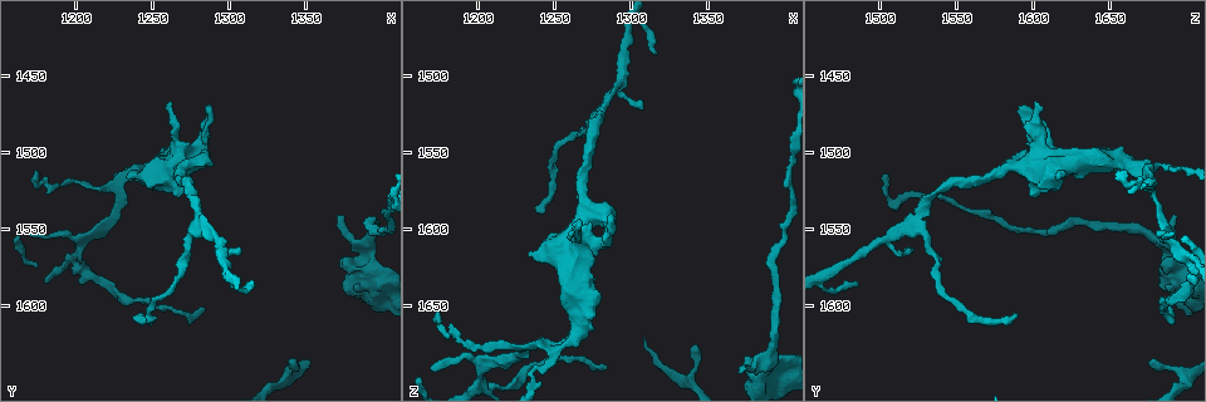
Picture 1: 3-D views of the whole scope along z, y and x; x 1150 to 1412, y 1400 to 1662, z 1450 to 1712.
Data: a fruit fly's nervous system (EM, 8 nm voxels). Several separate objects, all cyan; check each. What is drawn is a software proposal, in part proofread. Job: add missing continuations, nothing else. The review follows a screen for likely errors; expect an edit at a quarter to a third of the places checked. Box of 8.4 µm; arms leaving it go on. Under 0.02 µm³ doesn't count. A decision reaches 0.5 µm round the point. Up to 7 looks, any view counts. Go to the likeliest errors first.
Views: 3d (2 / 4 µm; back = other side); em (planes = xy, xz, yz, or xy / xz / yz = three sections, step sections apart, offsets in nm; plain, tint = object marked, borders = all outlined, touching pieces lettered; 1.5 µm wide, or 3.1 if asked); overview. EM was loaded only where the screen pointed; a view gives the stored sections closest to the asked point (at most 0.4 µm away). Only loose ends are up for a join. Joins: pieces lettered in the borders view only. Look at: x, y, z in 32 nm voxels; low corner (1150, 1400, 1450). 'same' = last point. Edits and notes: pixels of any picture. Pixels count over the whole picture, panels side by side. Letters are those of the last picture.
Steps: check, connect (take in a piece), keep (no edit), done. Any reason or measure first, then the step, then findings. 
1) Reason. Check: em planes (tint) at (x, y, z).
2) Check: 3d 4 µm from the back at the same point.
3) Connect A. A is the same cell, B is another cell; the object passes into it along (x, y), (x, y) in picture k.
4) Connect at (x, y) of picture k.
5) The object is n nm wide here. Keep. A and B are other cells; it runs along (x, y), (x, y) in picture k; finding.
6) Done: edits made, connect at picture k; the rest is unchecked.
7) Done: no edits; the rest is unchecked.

Branch stops here. Check: 3d 2 µm at (1168, 1554, 1692).

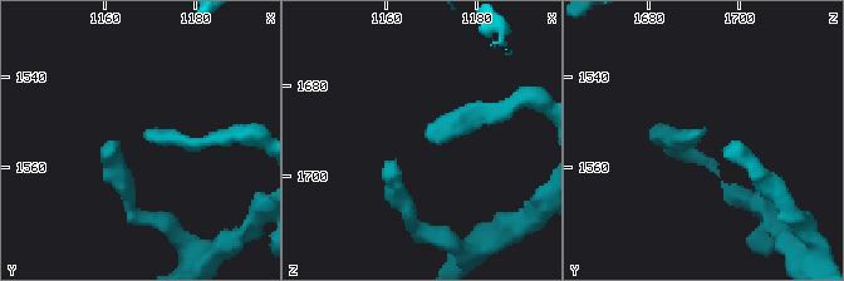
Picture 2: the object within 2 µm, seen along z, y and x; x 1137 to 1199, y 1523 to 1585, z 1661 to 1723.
Check: em xy step 8 (borders) at (1169, 1553, 1691).

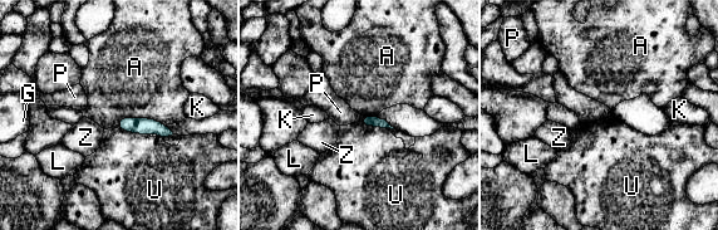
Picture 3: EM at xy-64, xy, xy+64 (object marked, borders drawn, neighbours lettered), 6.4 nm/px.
Check: em yz step 8 (borders) at the same point.

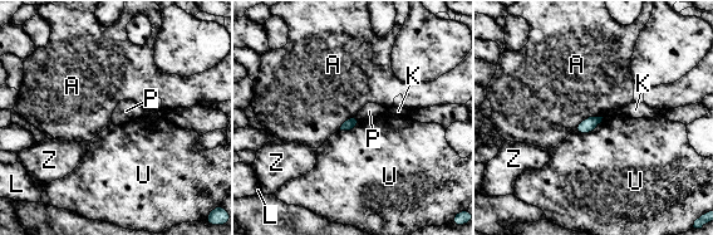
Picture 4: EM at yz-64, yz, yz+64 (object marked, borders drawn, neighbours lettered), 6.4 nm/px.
Keep. A, K, L, P, U and Z are other cells; a border runs along (604, 117), (591, 132), (574, 132) in picture 4; no lettered piece goes on from it.

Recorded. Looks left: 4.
Free end. Check: em planes (borders) at (1372, 1540, 1692).

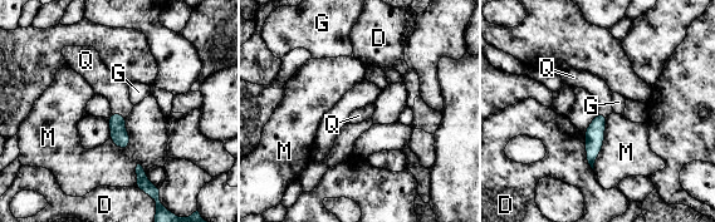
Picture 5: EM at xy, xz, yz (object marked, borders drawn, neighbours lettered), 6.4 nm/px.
Connect at (104, 83) of picture 5. Q is the same cell, D, G and M are other cells; the object passes into it along (120, 137), (118, 113), (104, 83) in picture 5; it goes on there.

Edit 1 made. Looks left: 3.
Check: overview.

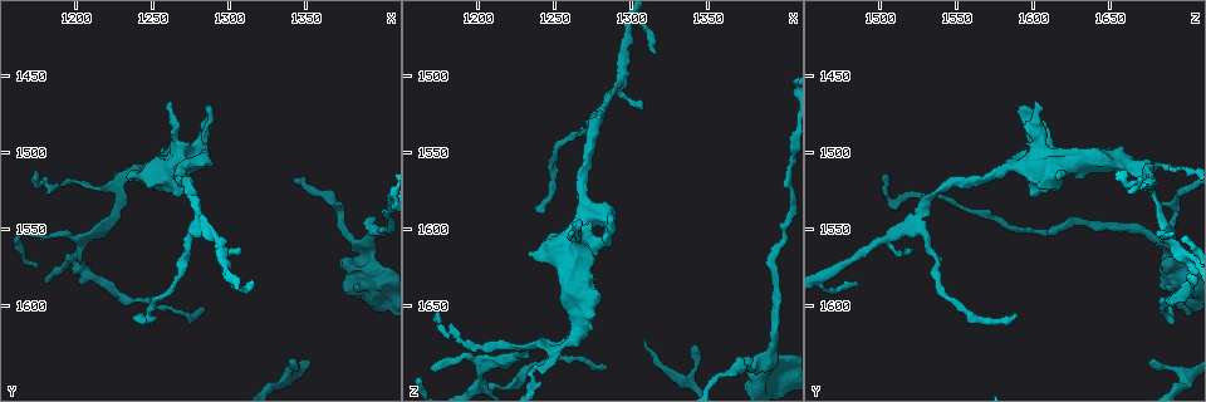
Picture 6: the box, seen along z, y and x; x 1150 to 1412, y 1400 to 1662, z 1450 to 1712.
An open end. Check: em xz step 8 (borders) at (1284, 1602, 1690).

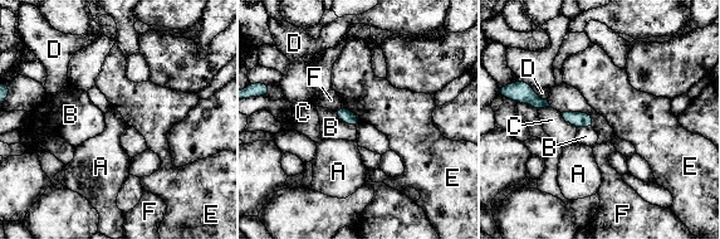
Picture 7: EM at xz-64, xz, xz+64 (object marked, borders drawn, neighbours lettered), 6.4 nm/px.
Cut it another way. Check: em planes (borders) at the same point.

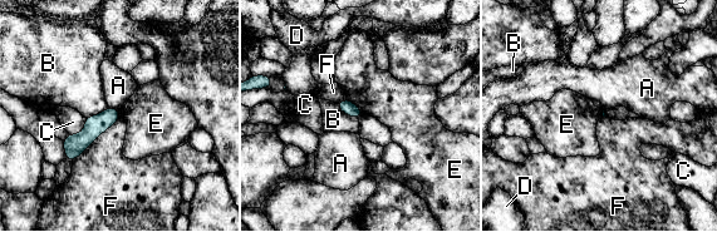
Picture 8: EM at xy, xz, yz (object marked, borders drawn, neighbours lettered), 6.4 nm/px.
The longest contact is with F, 420 nm. Keep. A, B, C, D, E and F are other cells; a border runs along (345, 98), (355, 103), (363, 113) in picture 8; no lettered piece goes on from it.

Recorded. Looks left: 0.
Done: edits made, connect at picture 5; the rest is unchecked.

